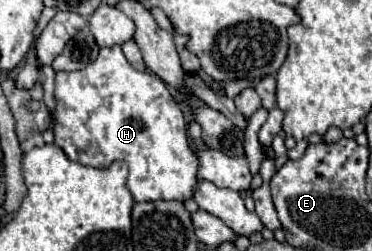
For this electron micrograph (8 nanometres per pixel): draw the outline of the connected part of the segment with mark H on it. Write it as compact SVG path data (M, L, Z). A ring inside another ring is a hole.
M113 45L109 49L101 49L99 51L99 57L89 63L85 69L81 71L59 71L55 75L55 101L57 101L57 107L53 111L53 117L55 117L55 143L65 151L65 155L75 161L75 163L81 163L81 165L89 165L89 167L97 167L97 169L105 169L109 167L113 161L125 161L129 165L129 191L135 199L135 203L145 203L145 201L159 201L159 199L177 199L177 201L185 201L185 199L191 199L193 197L193 185L197 183L197 167L199 167L199 161L197 161L197 155L193 153L191 145L189 145L189 139L187 139L187 123L185 123L185 117L179 109L179 105L175 103L175 99L171 97L171 93L167 91L167 85L155 75L155 73L149 73L149 71L137 71L129 65L129 61L125 59L123 51L119 45Z

